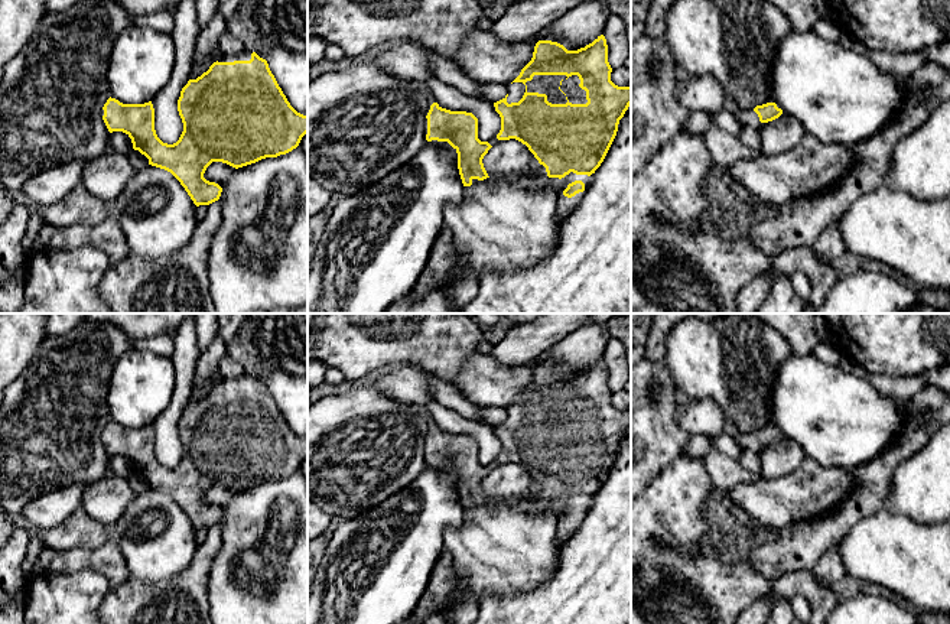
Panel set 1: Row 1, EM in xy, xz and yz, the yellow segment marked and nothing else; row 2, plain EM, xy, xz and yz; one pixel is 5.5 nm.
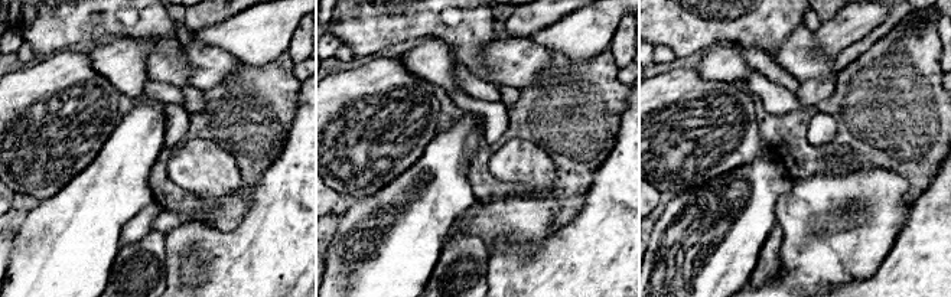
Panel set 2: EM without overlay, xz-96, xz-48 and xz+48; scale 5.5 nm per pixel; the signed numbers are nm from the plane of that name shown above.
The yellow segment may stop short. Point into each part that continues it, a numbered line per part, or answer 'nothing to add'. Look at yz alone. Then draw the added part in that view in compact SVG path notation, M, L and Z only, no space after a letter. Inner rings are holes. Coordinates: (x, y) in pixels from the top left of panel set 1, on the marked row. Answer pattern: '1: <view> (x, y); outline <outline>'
1: yz (750, 122); outline M754 110L736 113L741 123L739 140L749 149L758 150L761 144L758 127L761 124L758 114Z

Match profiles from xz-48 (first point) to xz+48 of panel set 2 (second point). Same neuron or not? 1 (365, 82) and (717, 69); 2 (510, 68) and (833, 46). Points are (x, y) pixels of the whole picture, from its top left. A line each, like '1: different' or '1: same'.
1: different
2: different

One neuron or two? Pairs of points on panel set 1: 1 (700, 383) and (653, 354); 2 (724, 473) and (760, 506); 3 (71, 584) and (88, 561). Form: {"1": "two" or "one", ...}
{"1": "two", "2": "two", "3": "two"}

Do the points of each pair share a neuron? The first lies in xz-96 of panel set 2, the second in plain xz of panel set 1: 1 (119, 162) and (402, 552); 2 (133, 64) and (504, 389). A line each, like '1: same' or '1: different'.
1: same
2: different

